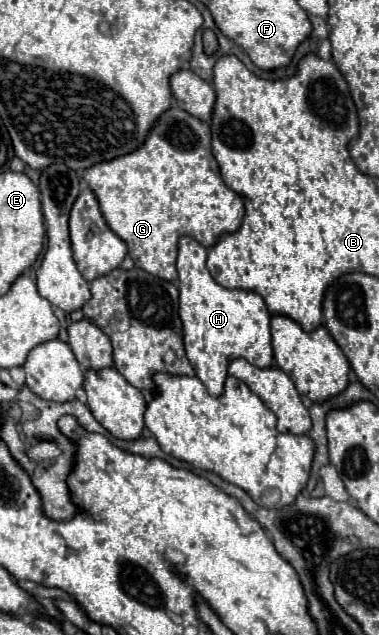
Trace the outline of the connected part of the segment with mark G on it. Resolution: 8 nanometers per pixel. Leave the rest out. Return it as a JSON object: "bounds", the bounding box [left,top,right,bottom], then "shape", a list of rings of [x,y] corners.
{"bounds":[83,108,245,282],"shape":[[[169,108],[153,126],[145,144],[113,162],[101,162],[83,172],[85,182],[97,194],[101,212],[109,222],[109,228],[127,244],[129,256],[135,266],[163,280],[173,282],[177,278],[175,260],[177,260],[177,242],[181,236],[191,236],[205,248],[211,248],[221,236],[233,234],[239,230],[245,206],[243,198],[233,192],[221,180],[217,160],[211,152],[211,128],[207,122],[197,120],[181,108]]]}

